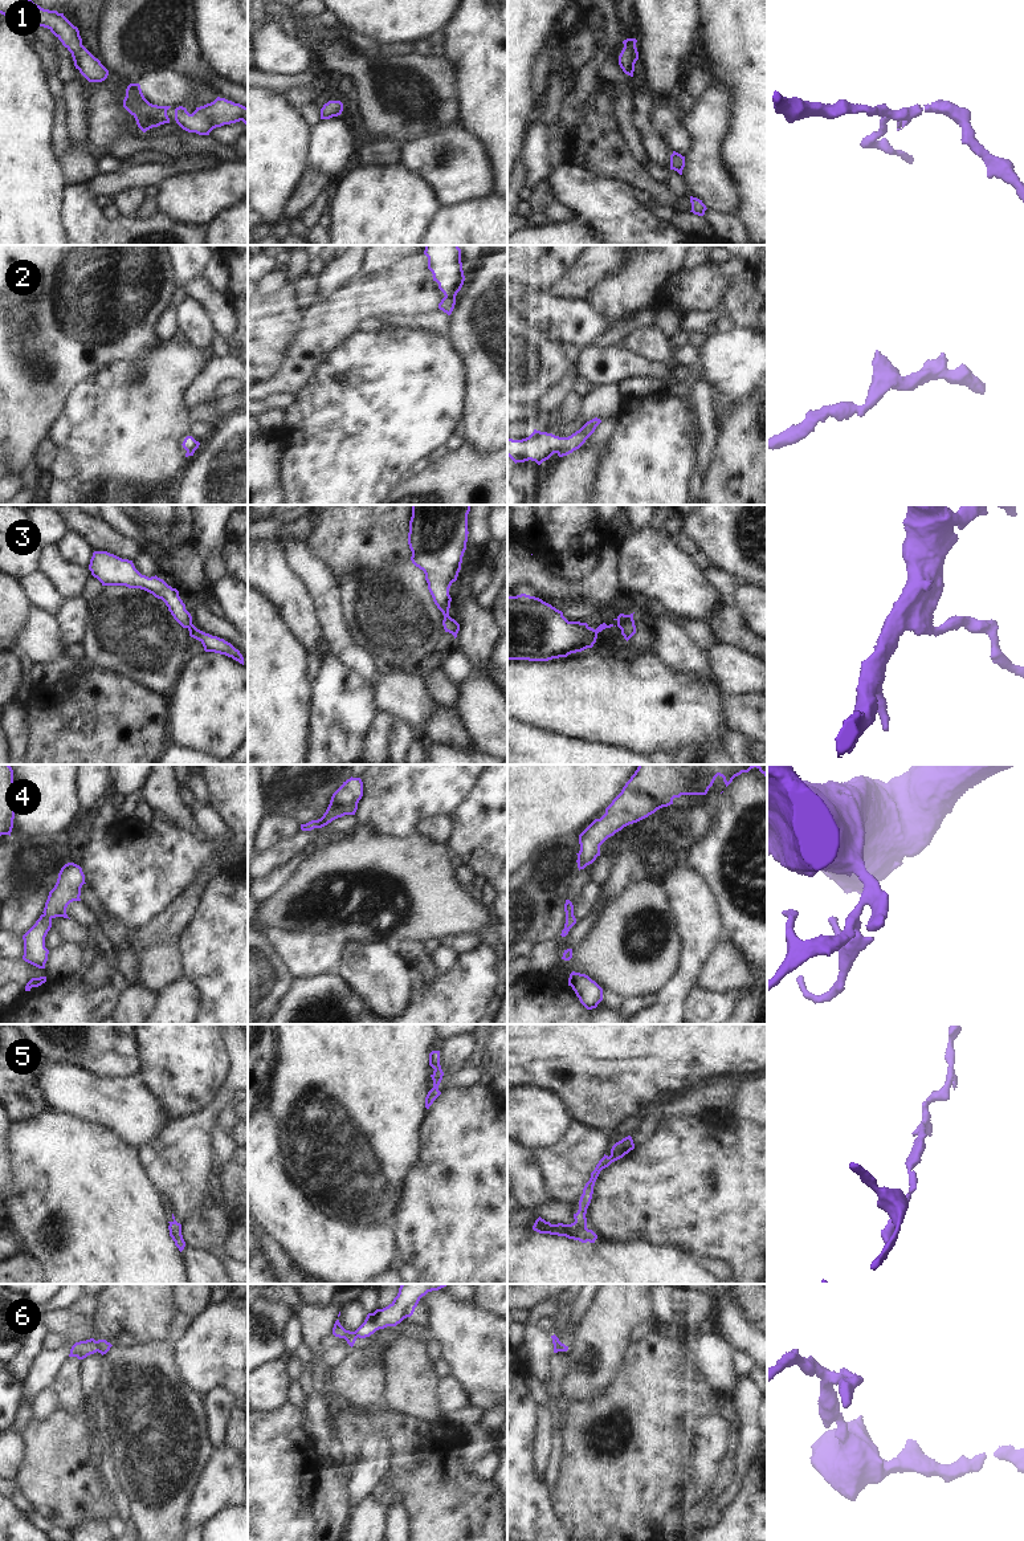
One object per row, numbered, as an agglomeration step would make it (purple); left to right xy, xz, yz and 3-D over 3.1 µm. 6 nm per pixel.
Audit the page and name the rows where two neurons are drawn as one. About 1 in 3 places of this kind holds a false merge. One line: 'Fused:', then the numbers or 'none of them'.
Fused: 6

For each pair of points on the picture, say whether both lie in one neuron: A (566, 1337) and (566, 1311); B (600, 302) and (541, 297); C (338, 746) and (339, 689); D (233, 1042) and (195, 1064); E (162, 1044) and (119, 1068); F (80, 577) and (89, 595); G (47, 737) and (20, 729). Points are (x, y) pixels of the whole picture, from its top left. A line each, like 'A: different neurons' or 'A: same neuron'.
A: same neuron
B: different neurons
C: same neuron
D: different neurons
E: different neurons
F: different neurons
G: different neurons

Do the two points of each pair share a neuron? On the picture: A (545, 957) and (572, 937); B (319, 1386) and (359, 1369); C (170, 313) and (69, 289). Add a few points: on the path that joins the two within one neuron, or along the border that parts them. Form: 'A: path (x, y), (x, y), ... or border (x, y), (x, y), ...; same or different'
A: path (551, 952), (558, 945), (566, 942); same
B: border (326, 1372), (326, 1386), (329, 1389); different
C: border (168, 305), (159, 316); different

